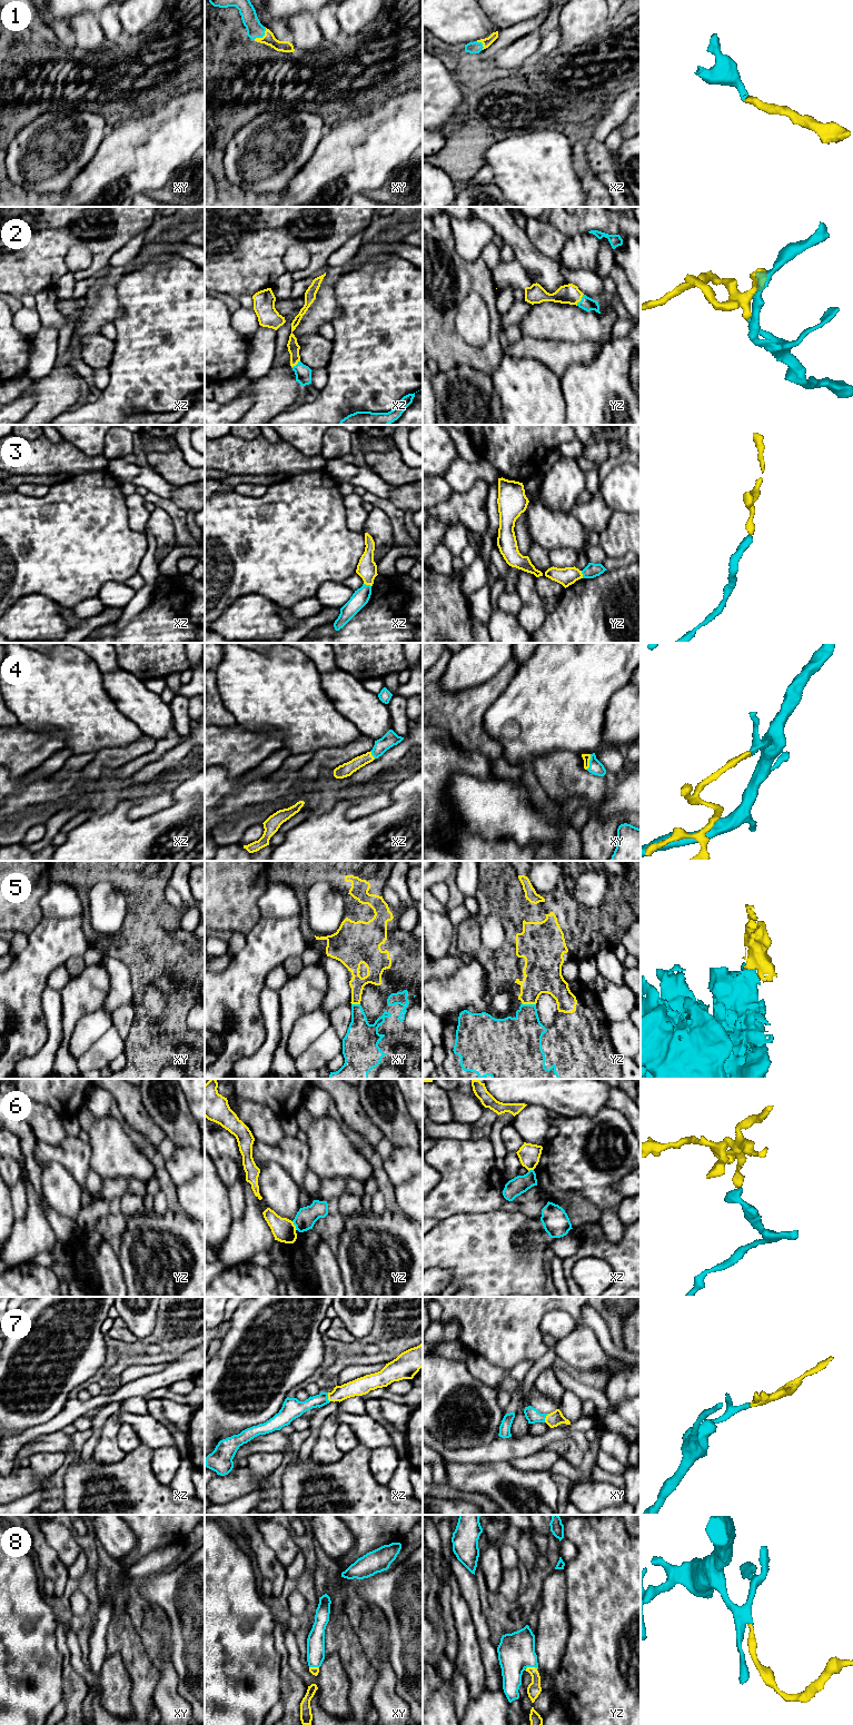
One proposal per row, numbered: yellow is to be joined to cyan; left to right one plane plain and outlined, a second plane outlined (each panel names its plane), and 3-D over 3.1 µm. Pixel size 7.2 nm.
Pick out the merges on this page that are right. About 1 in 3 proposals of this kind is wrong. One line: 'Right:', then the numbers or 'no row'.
Right: 1, 2, 3, 4, 5, 7, 8

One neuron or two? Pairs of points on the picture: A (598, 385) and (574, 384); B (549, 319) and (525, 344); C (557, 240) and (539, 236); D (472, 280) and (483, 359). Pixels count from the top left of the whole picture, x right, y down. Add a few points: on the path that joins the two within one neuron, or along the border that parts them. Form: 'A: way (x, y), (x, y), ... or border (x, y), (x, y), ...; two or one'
A: way (593, 385), (579, 384); one
B: border (523, 335), (557, 341); two
C: way (553, 240), (544, 237); one
D: way (491, 299), (494, 314), (493, 339); one

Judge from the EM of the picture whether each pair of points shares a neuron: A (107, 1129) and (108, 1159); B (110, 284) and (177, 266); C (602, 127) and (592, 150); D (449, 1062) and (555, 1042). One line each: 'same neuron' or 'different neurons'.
A: same neuron
B: different neurons
C: different neurons
D: same neuron

